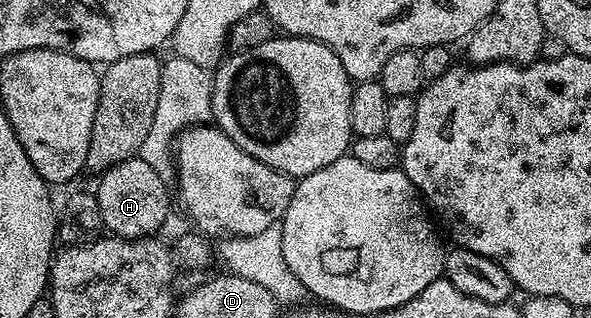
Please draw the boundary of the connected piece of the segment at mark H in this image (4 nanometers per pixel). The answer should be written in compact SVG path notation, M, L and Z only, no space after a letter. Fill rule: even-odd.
M137 155L110 167L100 174L99 180L101 182L95 186L95 192L101 212L101 224L112 236L151 237L158 232L156 229L168 219L170 186L165 185L159 175L155 173L154 168L141 161Z

